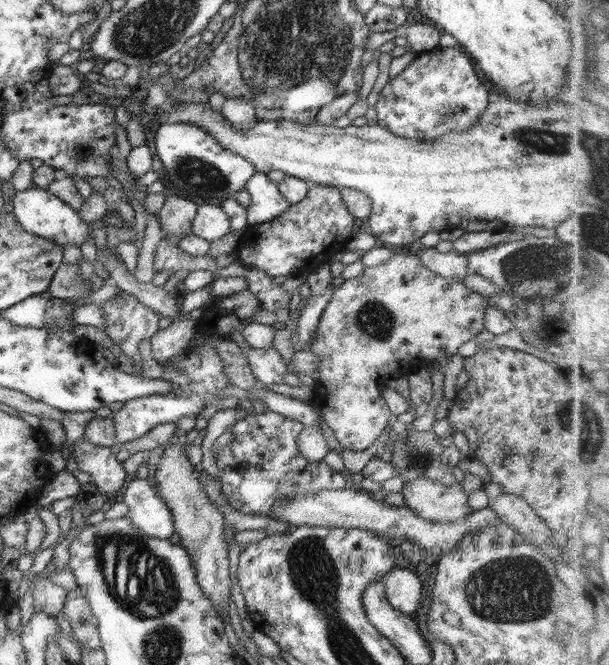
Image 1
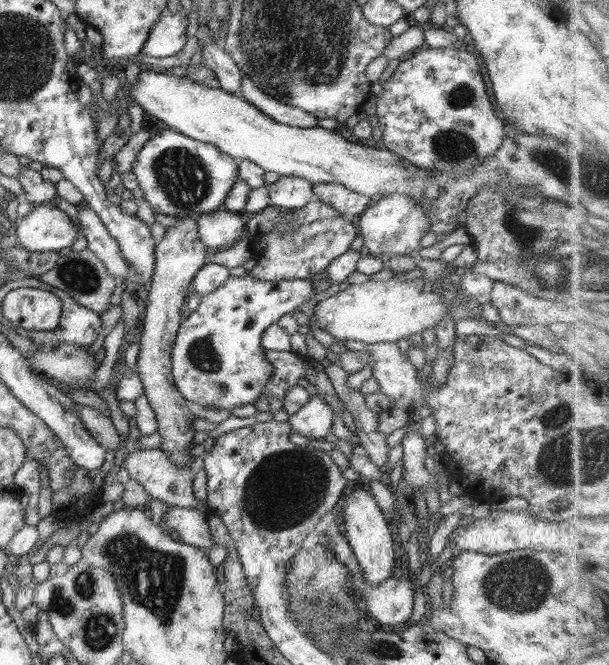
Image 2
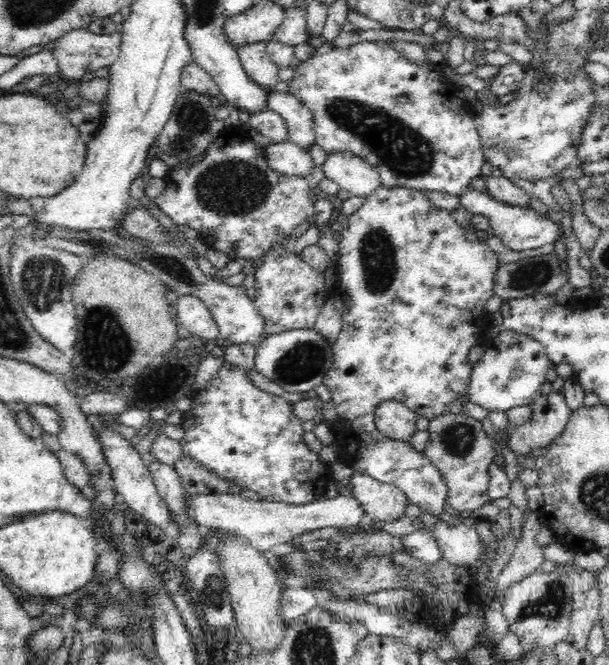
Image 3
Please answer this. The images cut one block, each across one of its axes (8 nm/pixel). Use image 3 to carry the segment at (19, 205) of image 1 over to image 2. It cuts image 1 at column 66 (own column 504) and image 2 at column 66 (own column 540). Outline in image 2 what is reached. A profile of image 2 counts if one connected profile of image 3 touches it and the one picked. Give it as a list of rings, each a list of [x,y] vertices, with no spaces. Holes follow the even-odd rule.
[[[51,202],[35,205],[26,217],[18,219],[16,228],[19,244],[30,252],[59,252],[72,246],[77,237],[70,217]]]

